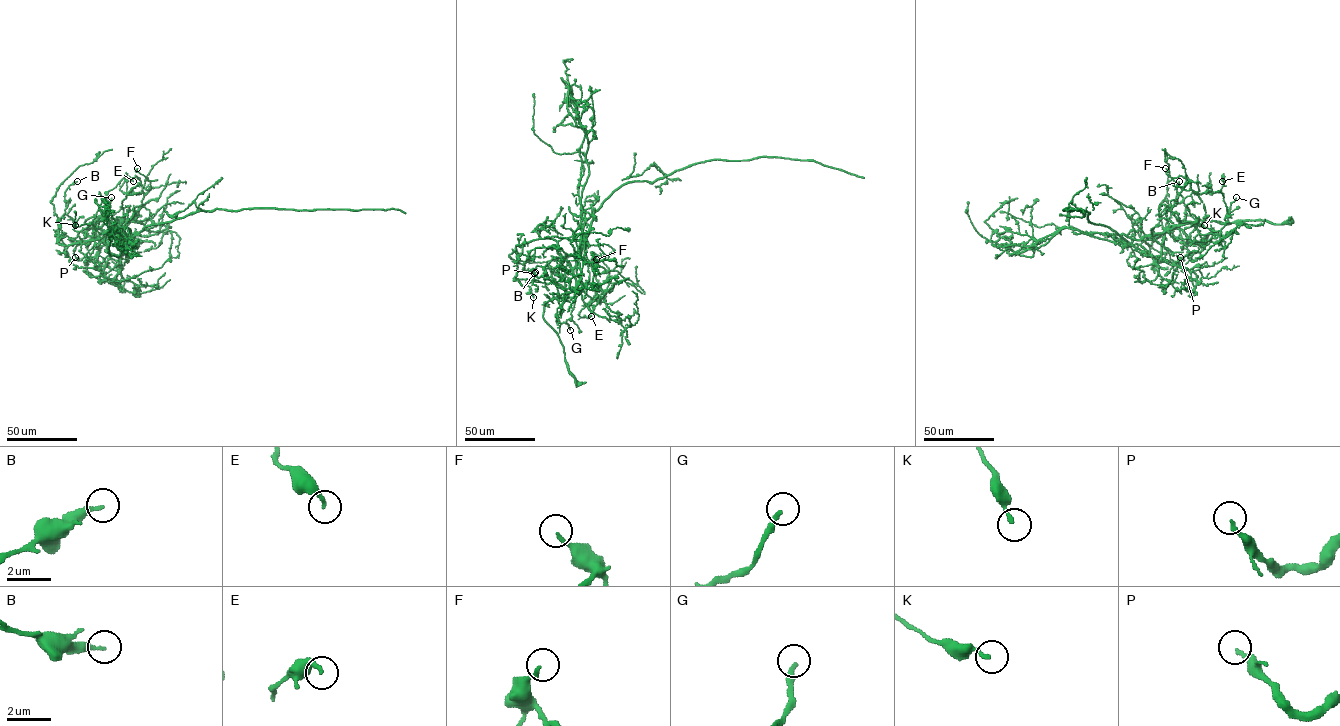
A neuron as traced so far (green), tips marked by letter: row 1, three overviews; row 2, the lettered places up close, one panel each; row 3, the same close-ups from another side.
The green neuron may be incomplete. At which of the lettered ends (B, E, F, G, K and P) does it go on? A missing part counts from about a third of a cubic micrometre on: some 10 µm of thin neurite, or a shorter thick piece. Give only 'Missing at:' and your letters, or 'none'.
Missing at: G

